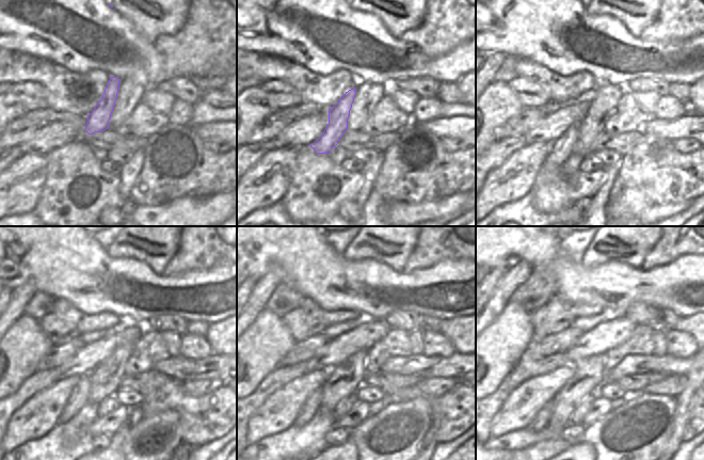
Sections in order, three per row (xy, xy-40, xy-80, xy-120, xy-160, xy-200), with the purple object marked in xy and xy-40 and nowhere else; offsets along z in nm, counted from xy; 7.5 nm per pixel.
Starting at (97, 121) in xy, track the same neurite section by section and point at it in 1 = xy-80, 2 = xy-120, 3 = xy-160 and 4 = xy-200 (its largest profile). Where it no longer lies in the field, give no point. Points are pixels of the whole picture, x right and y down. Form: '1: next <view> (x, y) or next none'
1: next xy-80 (561, 149)
2: next xy-120 (79, 397)
3: next xy-160 (312, 406)
4: next xy-200 (542, 419)

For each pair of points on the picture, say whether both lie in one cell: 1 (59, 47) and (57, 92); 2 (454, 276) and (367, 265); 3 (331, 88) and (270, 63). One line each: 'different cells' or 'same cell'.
1: different cells
2: same cell
3: same cell

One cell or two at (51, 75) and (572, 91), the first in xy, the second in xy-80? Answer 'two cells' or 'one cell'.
one cell

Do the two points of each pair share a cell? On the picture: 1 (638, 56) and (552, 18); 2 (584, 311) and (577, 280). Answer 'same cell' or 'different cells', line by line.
1: same cell
2: different cells

